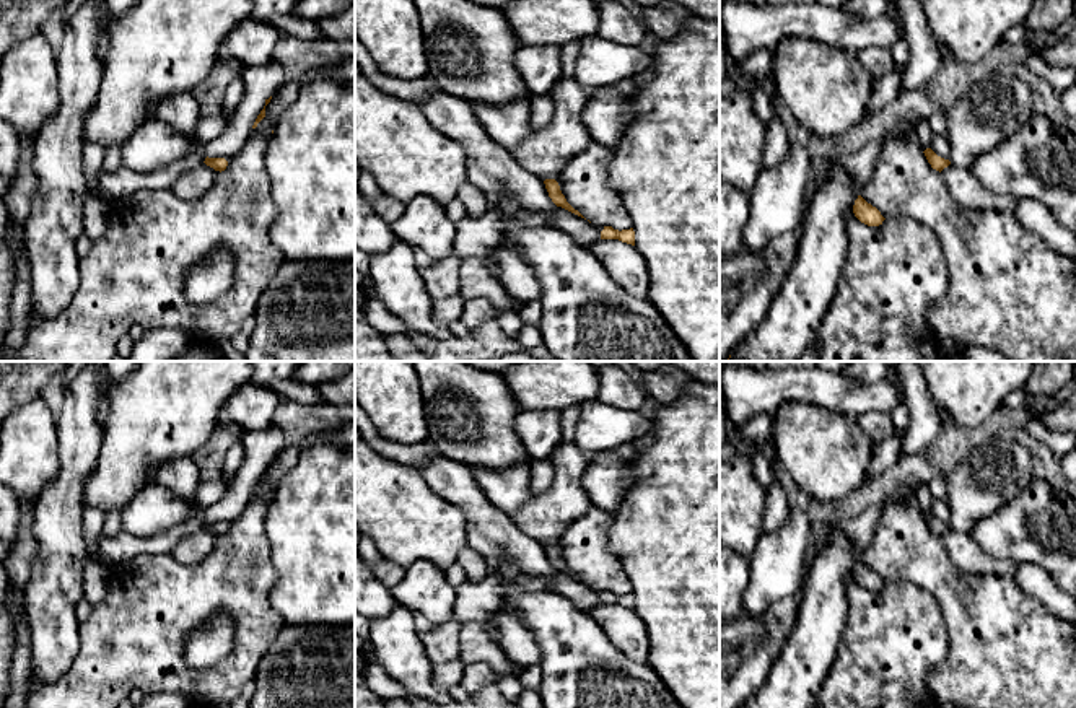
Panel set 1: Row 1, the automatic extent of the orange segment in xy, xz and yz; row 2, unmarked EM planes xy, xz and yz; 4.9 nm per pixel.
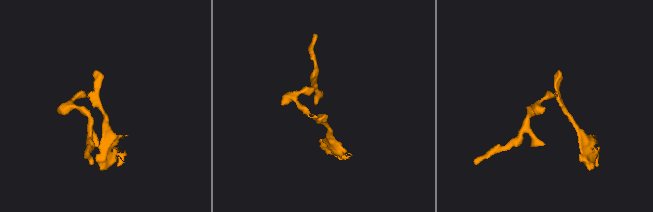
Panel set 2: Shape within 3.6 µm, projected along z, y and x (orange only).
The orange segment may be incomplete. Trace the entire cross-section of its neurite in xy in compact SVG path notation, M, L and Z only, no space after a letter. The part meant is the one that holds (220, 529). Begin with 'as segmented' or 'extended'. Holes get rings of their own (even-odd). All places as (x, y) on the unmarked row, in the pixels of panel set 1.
extended | M277 428L251 430L241 435L246 459L226 495L208 508L205 529L225 535L241 516L252 493L265 482L265 470L283 448L283 433Z

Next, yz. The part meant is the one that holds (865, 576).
as segmented | M858 560L855 565L853 578L861 588L868 591L879 591L886 584L881 576L868 568L861 560Z

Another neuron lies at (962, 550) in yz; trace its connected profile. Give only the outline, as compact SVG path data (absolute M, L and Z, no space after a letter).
M949 529L941 535L951 563L962 573L1014 578L1016 563L985 553L970 534Z

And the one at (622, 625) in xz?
M599 604L591 609L589 617L630 659L648 662L648 630L635 610L619 604Z

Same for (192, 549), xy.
M203 527L186 535L169 553L182 565L195 565L213 552L218 539L220 535L215 535Z

